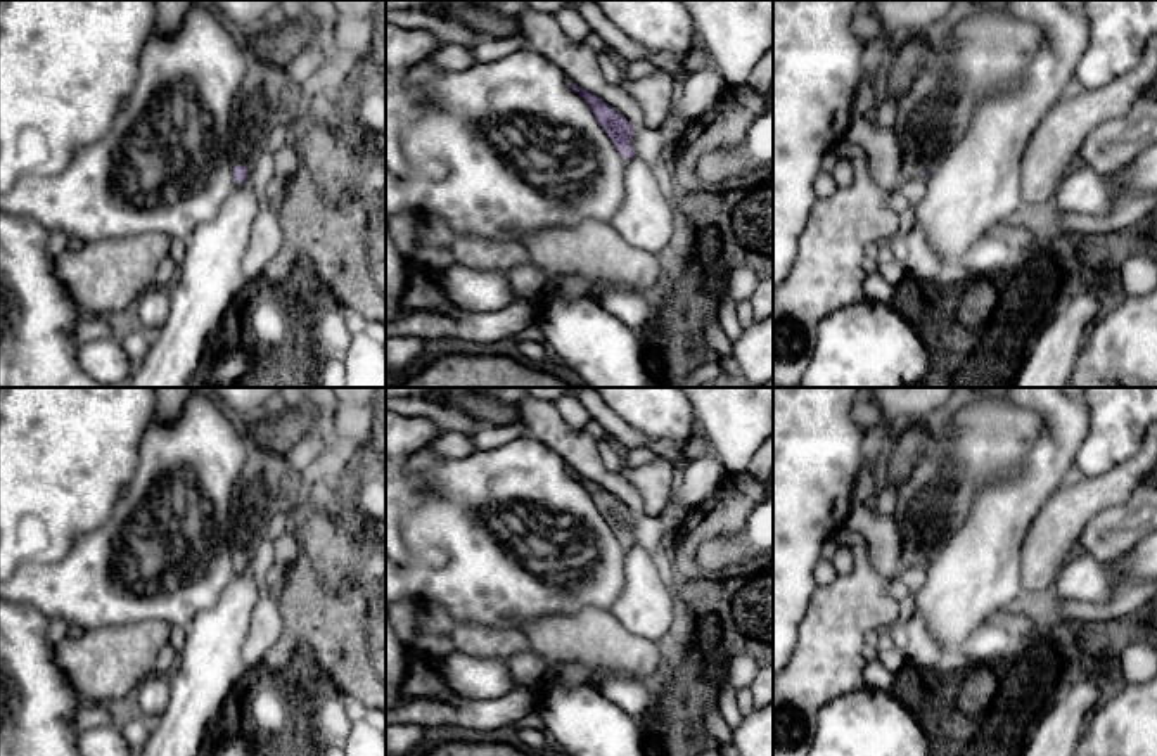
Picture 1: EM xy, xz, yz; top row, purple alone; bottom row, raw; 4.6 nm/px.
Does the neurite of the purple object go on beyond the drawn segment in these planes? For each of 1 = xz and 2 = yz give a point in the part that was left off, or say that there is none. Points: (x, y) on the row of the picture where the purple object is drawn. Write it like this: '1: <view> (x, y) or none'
1: none
2: none

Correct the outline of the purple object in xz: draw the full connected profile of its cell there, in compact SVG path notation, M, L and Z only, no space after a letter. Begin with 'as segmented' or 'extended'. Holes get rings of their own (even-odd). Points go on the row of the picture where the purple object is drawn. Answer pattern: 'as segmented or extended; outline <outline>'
as segmented; outline M569 80L569 85L590 106L597 123L604 128L607 137L614 142L619 154L624 159L633 157L635 151L631 145L631 135L633 135L631 123L621 112L617 112L614 107L605 104L600 97L597 97L595 93L586 92L585 88L574 85L571 80Z

